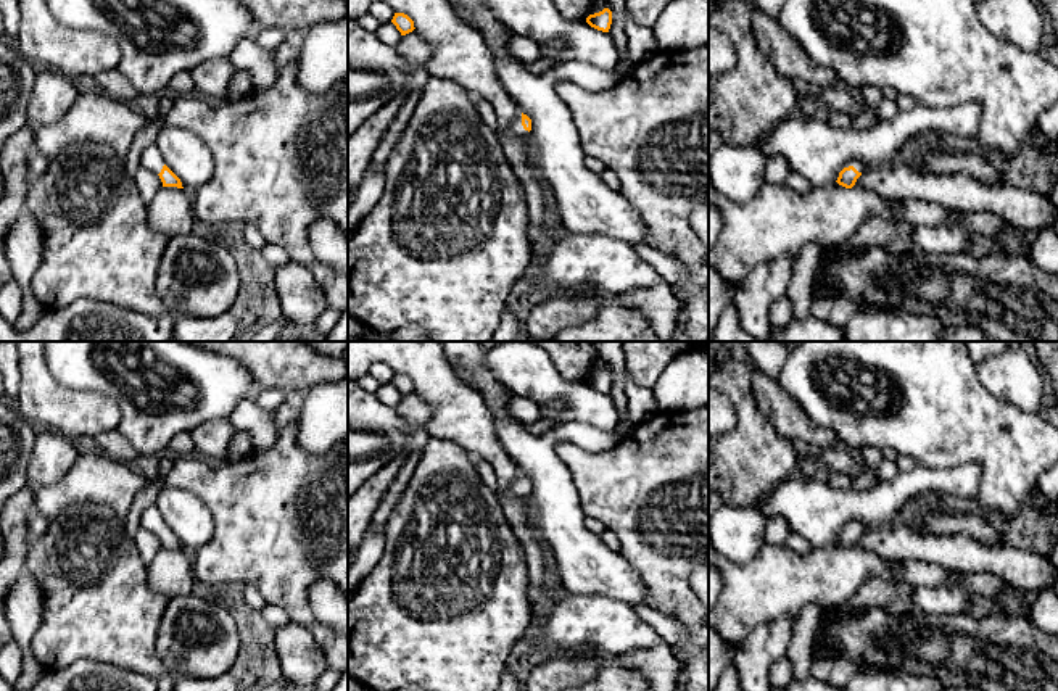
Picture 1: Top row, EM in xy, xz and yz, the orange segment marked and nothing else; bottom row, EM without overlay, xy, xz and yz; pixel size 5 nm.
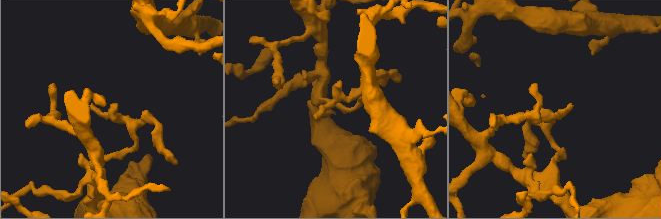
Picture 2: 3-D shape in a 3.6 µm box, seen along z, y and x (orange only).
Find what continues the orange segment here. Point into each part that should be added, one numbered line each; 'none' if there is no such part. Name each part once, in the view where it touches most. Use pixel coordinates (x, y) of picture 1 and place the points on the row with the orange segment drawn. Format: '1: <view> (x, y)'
1: xz (517, 129)

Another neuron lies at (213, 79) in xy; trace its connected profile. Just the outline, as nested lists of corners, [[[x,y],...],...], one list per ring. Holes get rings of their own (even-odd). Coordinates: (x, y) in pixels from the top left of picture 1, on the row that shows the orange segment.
[[[214,58],[203,63],[195,71],[196,90],[206,98],[224,100],[234,74],[235,68],[229,58]]]

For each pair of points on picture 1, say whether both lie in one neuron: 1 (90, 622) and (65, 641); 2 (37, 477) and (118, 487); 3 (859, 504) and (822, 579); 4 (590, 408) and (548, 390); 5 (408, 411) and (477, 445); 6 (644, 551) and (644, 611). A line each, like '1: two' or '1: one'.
1: one
2: two
3: two
4: one
5: two
6: two

